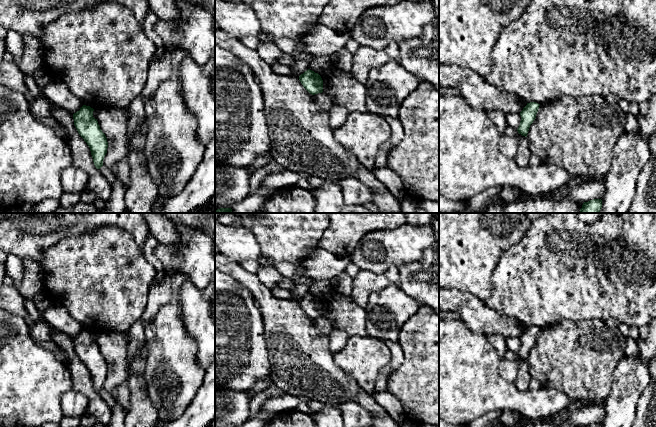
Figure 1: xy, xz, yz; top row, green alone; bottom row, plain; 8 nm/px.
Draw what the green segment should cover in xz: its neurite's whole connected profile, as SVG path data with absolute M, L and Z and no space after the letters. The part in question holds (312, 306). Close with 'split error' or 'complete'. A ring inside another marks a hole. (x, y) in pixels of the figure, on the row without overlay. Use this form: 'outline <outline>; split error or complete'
outline M308 293L299 300L303 311L312 319L323 316L323 304L318 297Z; complete

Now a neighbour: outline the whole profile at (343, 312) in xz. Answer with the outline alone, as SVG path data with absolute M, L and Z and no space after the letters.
M330 291L321 299L323 316L332 324L334 329L343 330L349 336L366 336L366 312L351 296L344 296Z

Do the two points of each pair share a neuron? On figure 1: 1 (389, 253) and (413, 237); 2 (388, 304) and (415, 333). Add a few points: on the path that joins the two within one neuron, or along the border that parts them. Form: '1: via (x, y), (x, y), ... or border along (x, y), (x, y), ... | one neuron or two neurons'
1: via (395, 247), (407, 243) | one neuron
2: border along (421, 305), (400, 329), (397, 341) | two neurons

